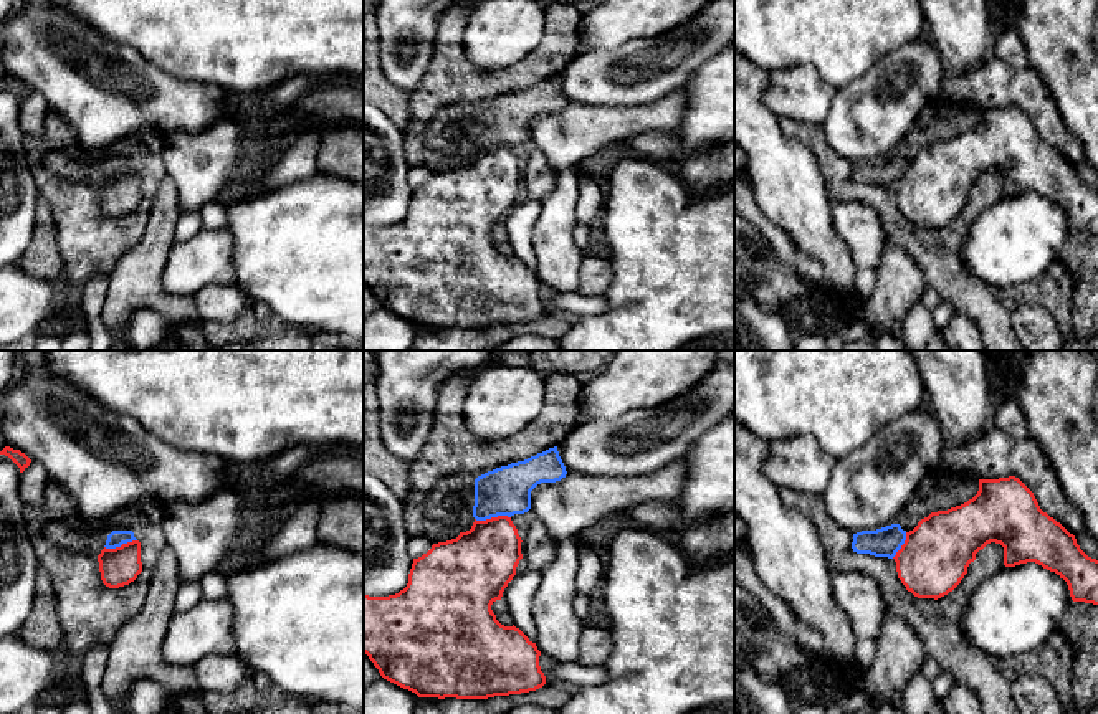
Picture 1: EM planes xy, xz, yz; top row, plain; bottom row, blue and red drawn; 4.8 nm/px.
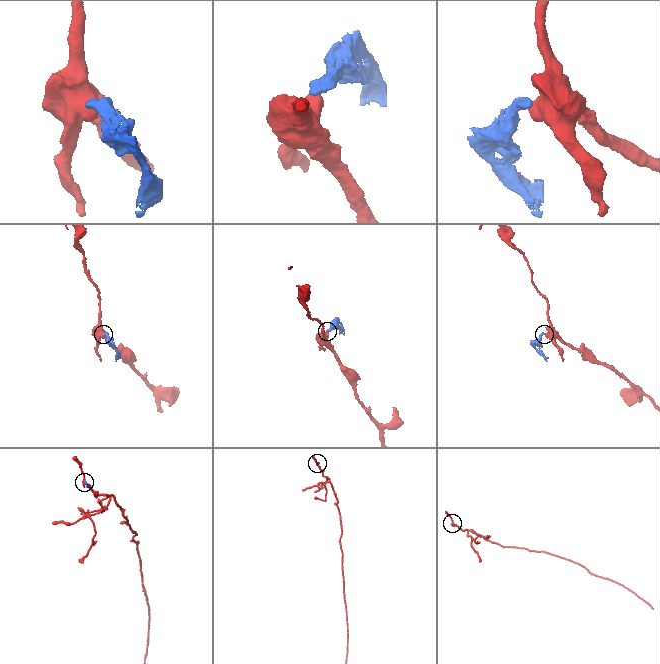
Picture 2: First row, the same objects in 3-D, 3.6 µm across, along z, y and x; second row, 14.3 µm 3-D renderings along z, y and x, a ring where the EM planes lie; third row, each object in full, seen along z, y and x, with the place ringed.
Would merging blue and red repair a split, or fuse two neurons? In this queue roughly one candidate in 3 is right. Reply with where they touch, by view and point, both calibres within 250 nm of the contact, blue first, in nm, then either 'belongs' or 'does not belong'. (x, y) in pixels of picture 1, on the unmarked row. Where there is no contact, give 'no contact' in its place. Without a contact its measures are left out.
contact xz (491, 146); calibres 240 and 340 nm; does not belong

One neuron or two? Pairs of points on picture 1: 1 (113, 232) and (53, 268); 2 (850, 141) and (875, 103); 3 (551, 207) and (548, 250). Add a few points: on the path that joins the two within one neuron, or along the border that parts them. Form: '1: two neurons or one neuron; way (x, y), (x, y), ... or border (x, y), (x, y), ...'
1: two neurons; border (53, 225), (65, 273)
2: one neuron; way (857, 131), (873, 113)
3: one neuron; way (551, 217), (551, 240)

